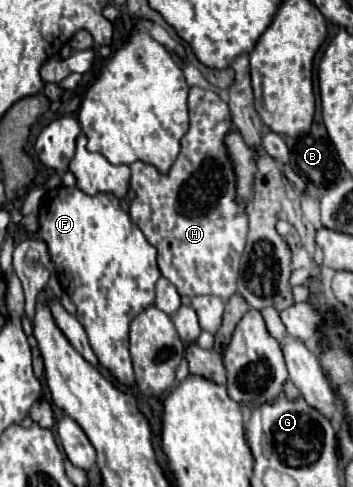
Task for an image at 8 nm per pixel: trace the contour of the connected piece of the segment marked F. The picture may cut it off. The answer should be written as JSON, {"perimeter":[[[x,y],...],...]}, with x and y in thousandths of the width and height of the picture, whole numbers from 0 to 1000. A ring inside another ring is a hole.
{"perimeter":[[[184,380],[156,384],[116,409],[110,483],[133,499],[178,598],[218,626],[218,655],[235,667],[283,749],[326,770],[334,789],[363,797],[380,793],[380,762],[365,733],[365,663],[439,618],[439,581],[456,569],[445,552],[445,511],[422,503],[399,470],[371,454],[365,437],[343,429],[326,400],[280,396],[258,405],[218,384]]]}

